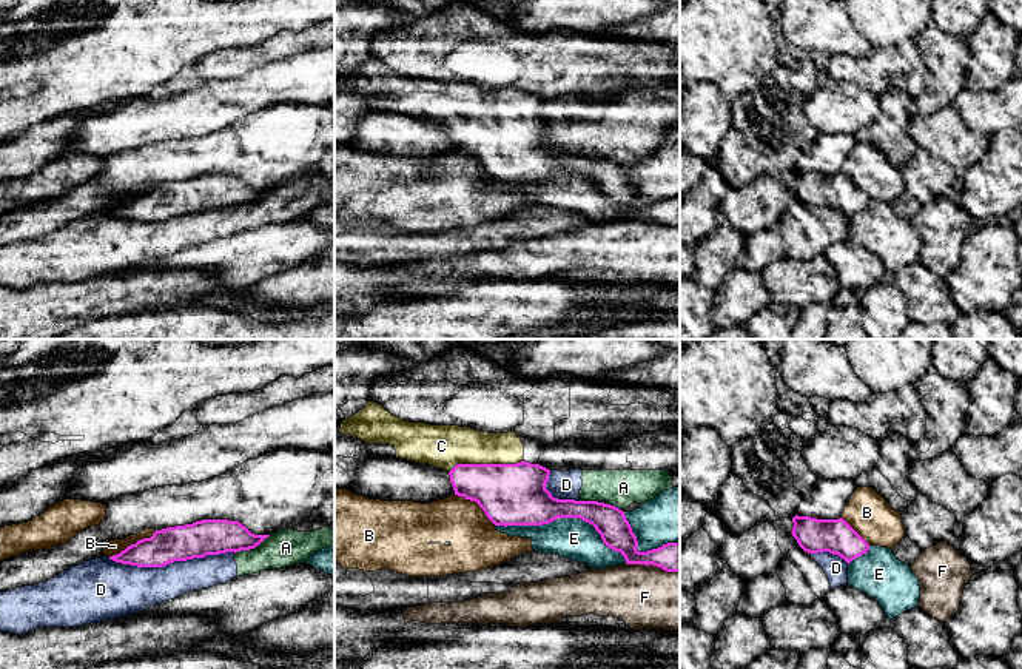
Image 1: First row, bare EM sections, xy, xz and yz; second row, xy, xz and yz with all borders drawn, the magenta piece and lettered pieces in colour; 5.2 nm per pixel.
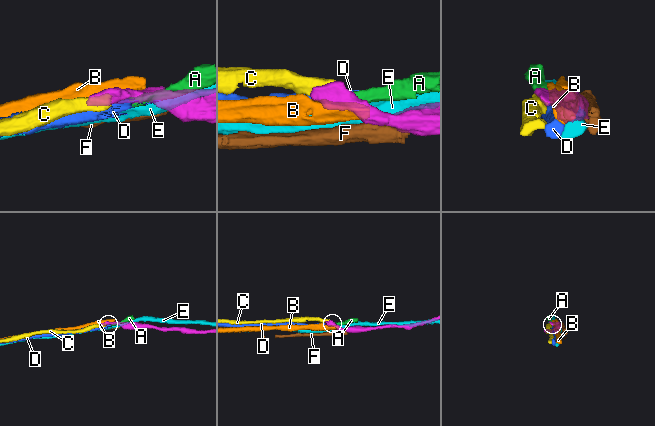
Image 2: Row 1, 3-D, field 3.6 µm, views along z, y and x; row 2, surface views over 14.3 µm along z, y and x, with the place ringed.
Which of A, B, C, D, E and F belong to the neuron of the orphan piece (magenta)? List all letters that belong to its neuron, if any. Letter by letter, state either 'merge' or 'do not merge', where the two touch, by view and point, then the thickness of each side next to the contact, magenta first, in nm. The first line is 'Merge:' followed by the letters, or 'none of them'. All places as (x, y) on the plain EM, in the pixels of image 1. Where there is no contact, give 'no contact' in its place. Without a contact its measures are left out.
Merge: C
A: do not merge; contact xy (252, 202); calibres 190 and 190 nm
B: do not merge; contact xy (133, 199); calibres 190 and 80 nm
C: merge; contact xz (486, 119); calibres 320 and 220 nm
D: do not merge; contact xy (171, 216); calibres 190 and 240 nm
E: do not merge; contact xz (564, 171); calibres 280 and 220 nm
F: do not merge; contact xz (652, 219); calibres 160 and 340 nm

